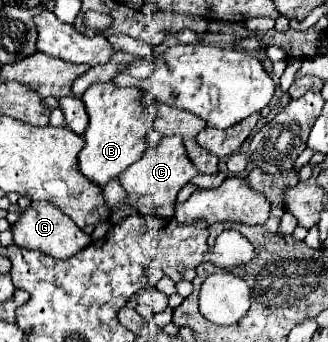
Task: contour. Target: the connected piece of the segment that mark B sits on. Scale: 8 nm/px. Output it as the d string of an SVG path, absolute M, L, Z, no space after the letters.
M112 80L96 82L82 94L90 124L84 134L86 146L78 154L78 164L80 172L94 184L106 186L106 182L118 178L120 172L142 156L146 148L146 134L156 118L156 108L146 104L144 96L148 96L144 88L118 88Z

